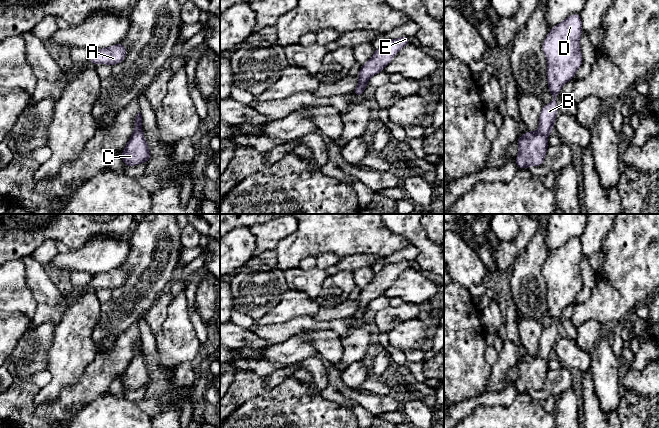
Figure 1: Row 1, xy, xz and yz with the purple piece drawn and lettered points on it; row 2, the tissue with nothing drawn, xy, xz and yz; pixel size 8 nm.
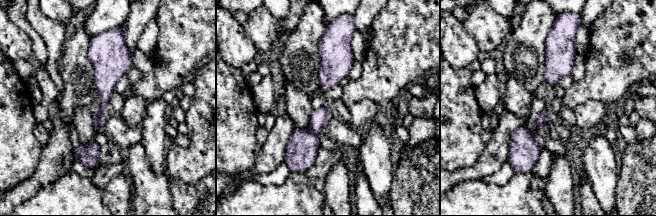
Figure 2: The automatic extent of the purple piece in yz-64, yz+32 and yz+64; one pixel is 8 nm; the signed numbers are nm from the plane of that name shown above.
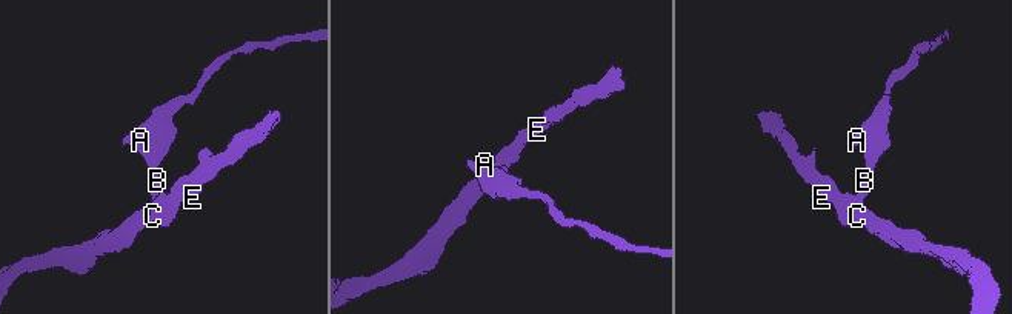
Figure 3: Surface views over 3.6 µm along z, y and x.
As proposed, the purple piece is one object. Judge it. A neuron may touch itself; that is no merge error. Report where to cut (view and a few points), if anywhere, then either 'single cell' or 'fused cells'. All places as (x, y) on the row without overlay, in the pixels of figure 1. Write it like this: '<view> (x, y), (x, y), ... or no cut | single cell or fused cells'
xy (141, 353), (133, 357) | fused cells

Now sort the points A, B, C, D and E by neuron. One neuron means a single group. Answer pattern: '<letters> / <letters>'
A B D / C E

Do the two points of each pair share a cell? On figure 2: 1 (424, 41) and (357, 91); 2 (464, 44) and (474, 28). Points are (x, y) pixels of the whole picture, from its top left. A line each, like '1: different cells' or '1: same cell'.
1: same cell
2: different cells

